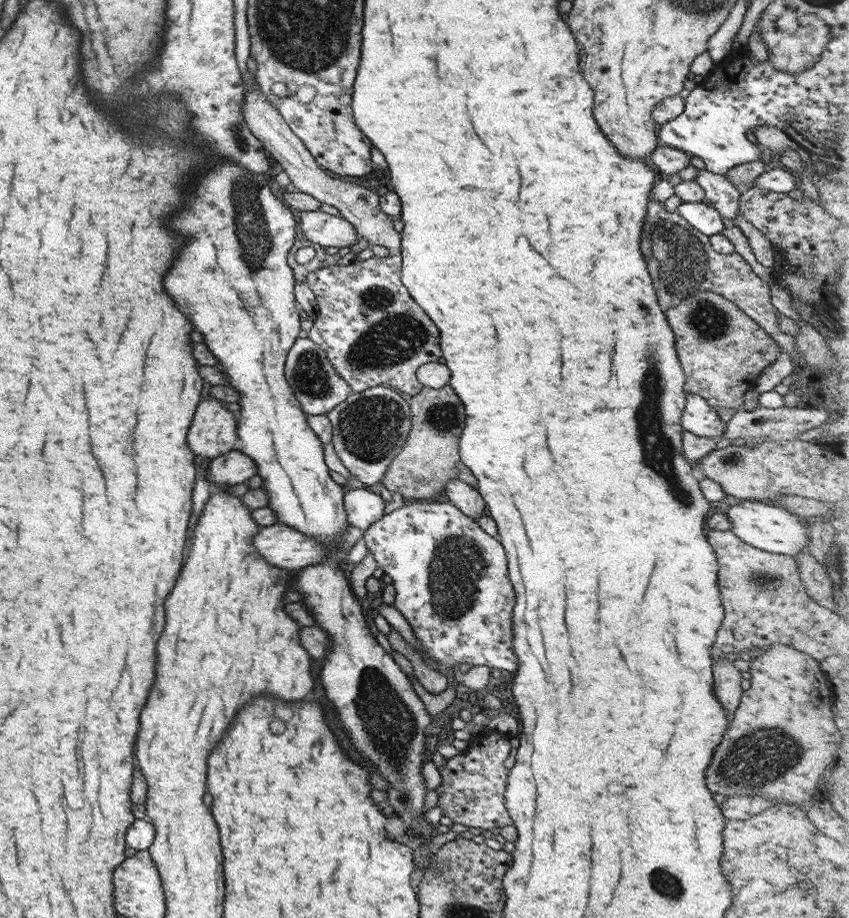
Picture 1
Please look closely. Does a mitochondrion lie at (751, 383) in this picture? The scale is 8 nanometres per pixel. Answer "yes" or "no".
no

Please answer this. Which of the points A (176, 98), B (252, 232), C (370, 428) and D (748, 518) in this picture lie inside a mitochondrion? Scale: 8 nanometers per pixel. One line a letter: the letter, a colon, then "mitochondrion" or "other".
A: other
B: mitochondrion
C: mitochondrion
D: other

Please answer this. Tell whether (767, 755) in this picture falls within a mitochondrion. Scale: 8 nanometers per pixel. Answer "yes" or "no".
yes

